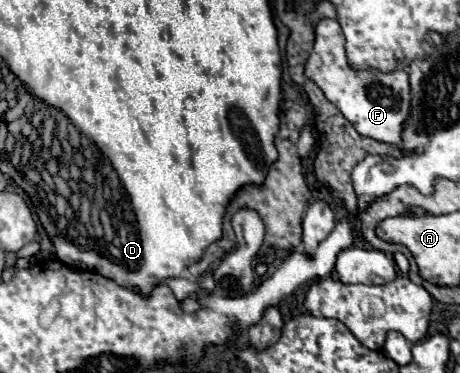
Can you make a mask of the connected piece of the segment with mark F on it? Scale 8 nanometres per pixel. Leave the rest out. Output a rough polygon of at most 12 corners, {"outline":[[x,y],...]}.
{"outline":[[320,19],[306,75],[362,137],[398,145],[404,69],[354,69],[336,19]]}

